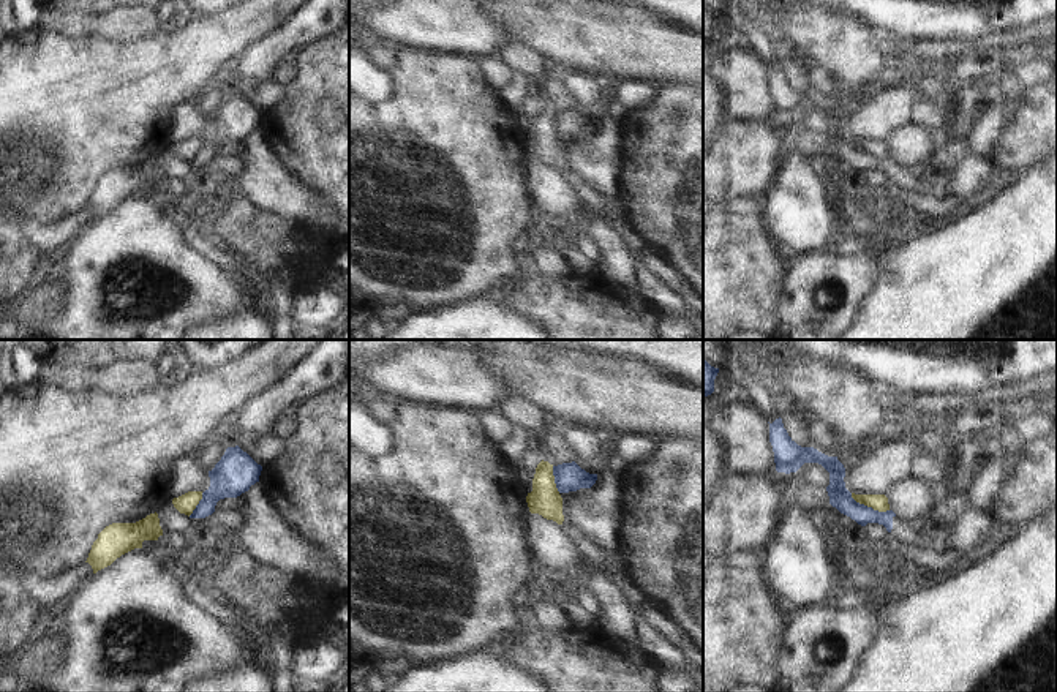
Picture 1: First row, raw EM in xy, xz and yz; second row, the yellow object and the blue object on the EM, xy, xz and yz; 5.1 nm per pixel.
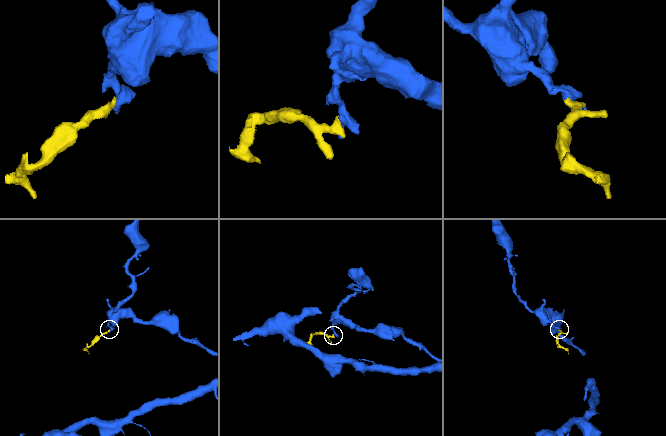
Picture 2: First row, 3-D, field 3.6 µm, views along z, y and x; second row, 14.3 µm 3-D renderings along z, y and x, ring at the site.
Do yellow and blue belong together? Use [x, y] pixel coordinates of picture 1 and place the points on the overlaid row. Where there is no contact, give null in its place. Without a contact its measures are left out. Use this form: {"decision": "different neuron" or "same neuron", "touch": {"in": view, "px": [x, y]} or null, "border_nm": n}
{"decision": "different neuron", "touch": {"in": "yz", "px": [869, 506]}, "border_nm": 220}

